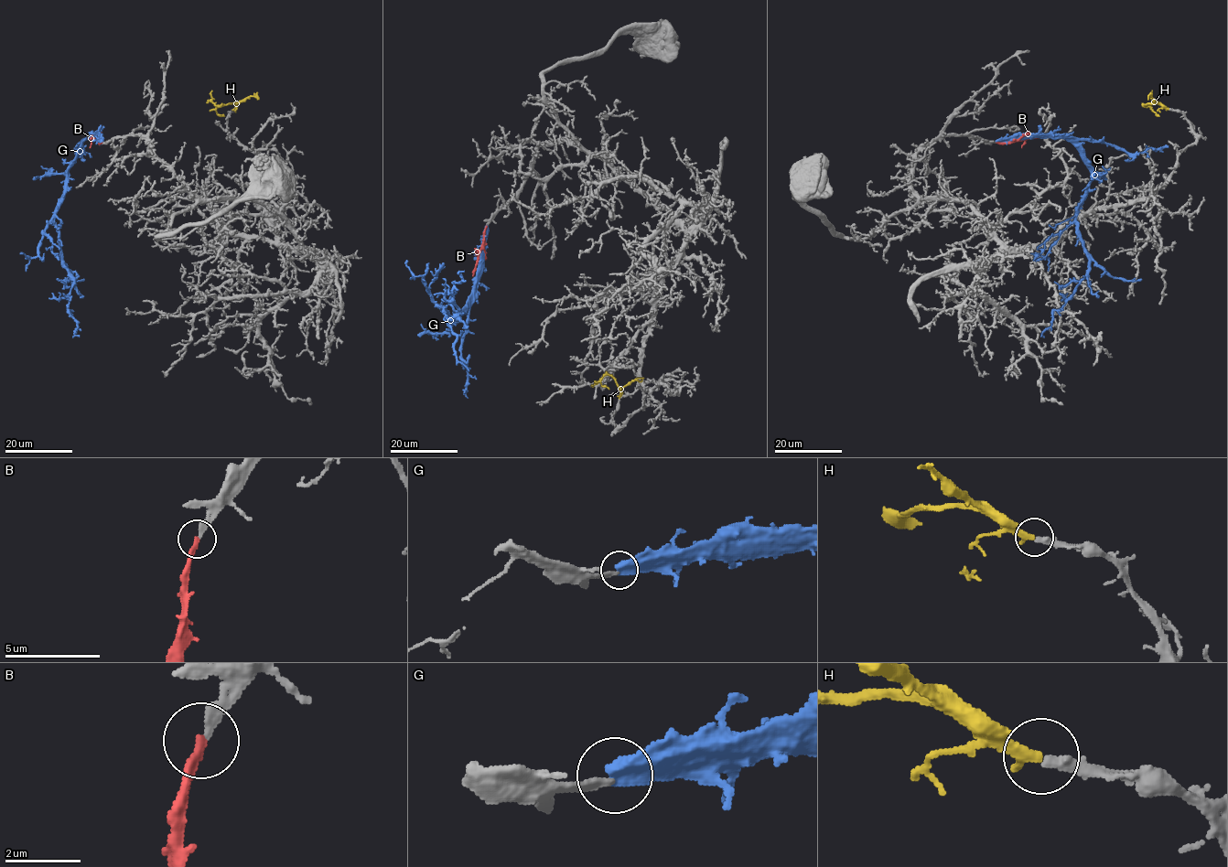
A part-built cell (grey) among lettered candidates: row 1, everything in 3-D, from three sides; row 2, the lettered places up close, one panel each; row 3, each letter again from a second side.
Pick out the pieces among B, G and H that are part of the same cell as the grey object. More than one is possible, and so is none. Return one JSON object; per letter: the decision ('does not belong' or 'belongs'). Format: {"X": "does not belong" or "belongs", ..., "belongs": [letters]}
{"B": "belongs", "G": "does not belong", "H": "belongs", "belongs": ["B", "H"]}

